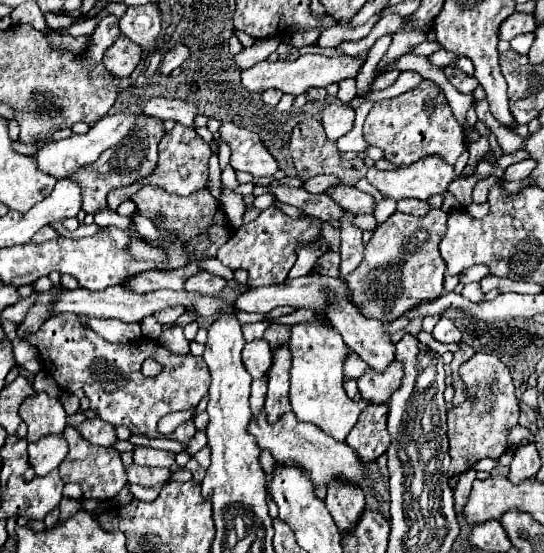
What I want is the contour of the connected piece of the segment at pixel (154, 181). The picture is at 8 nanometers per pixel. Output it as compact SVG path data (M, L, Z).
M176 124L174 130L164 134L160 140L158 164L156 164L154 172L150 176L146 176L146 180L138 180L138 184L130 184L130 188L118 188L118 192L110 192L106 202L110 208L118 208L124 200L128 200L134 192L138 192L146 184L160 186L172 194L178 194L178 196L190 196L192 192L196 192L208 184L208 160L210 160L210 156L212 156L210 146L196 134L194 128Z

